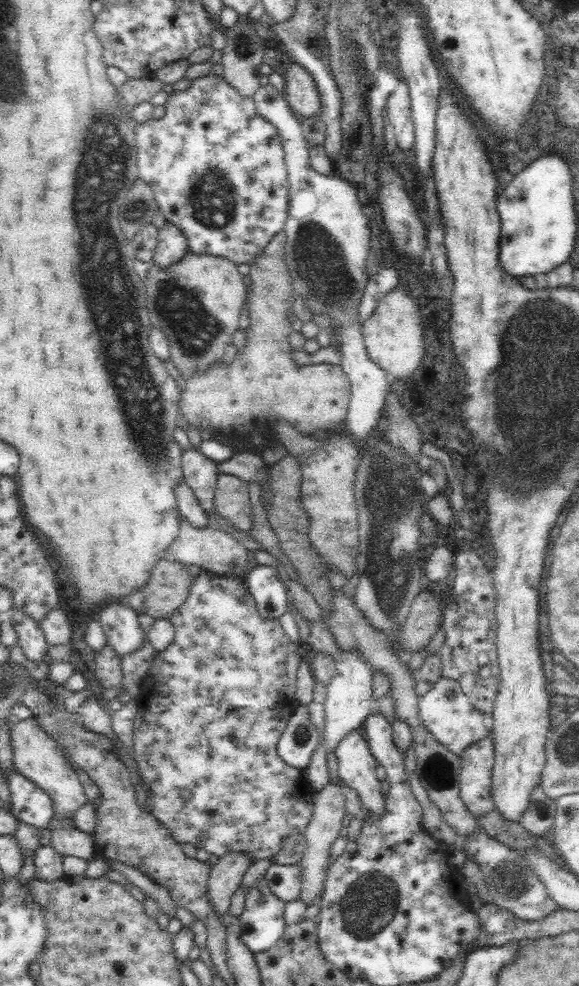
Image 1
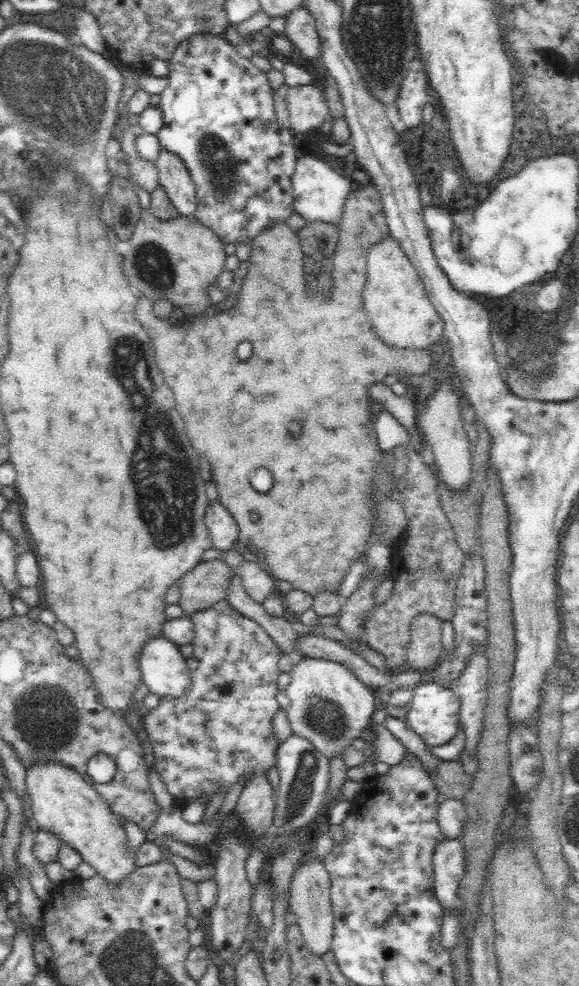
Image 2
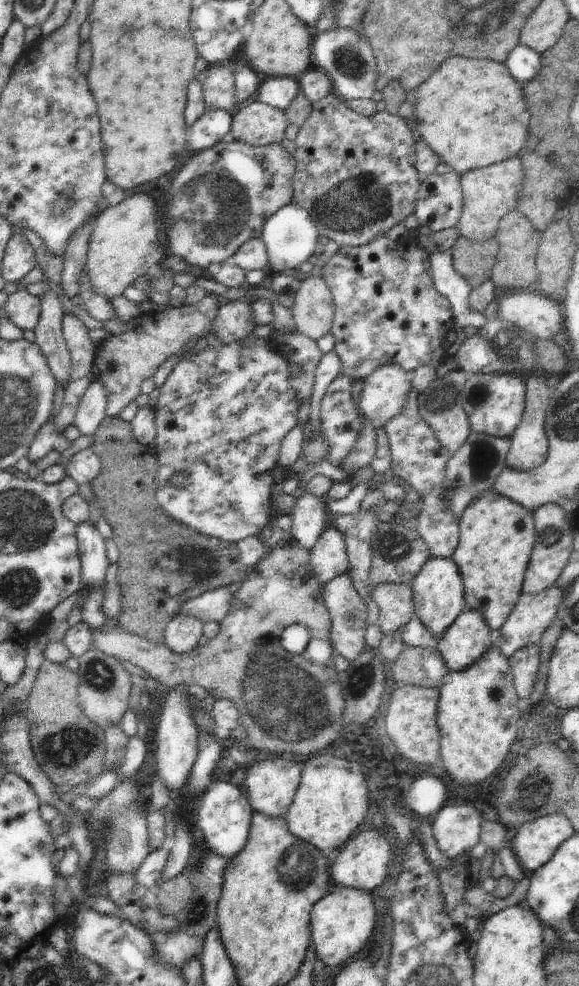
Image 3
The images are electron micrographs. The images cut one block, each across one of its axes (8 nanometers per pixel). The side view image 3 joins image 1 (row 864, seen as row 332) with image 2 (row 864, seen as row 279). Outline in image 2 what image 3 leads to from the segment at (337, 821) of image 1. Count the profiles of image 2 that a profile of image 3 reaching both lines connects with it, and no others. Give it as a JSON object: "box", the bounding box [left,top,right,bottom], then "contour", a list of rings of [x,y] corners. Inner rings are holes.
{"box":[290,856,334,957],"contour":[[[312,856],[308,861],[303,861],[294,872],[291,881],[290,908],[296,914],[296,924],[301,930],[306,947],[315,955],[323,957],[331,951],[334,934],[334,913],[331,903],[331,879],[324,867],[324,860],[315,860]]]}

